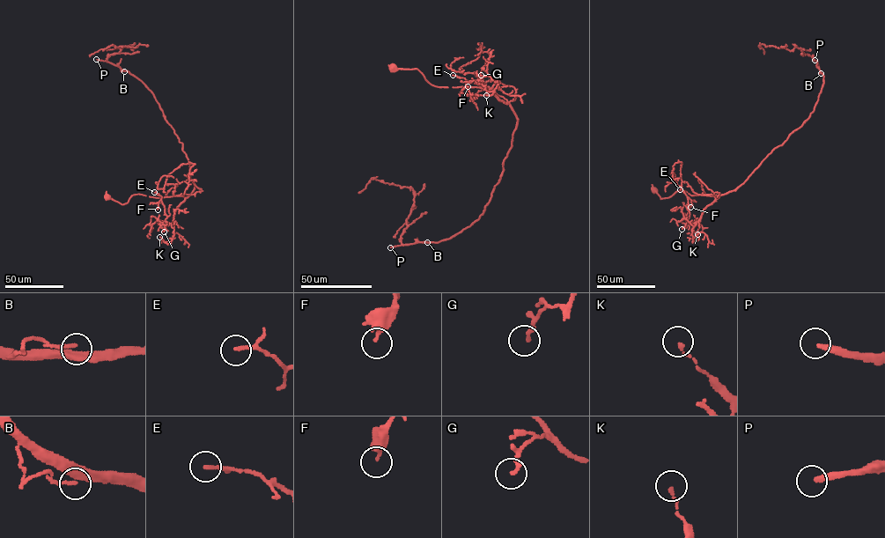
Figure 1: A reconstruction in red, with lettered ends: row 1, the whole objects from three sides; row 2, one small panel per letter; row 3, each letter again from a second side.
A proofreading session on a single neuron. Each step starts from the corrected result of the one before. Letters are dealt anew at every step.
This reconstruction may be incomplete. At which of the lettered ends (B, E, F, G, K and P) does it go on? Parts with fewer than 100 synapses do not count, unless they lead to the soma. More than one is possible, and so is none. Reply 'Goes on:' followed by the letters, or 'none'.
Goes on: P

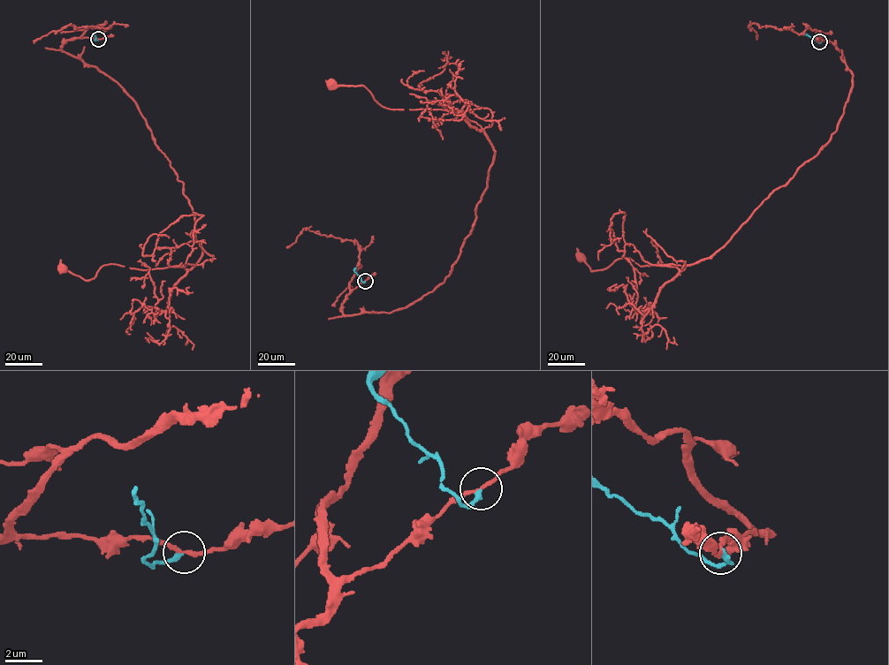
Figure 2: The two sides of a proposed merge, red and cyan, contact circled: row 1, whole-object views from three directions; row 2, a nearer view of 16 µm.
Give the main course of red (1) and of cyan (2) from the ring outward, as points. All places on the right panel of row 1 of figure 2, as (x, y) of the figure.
1: (819, 41), (835, 44), (853, 76), (838, 127), (725, 245), (681, 266), (626, 257), (592, 271), (581, 259)
2: (819, 41), (804, 34)

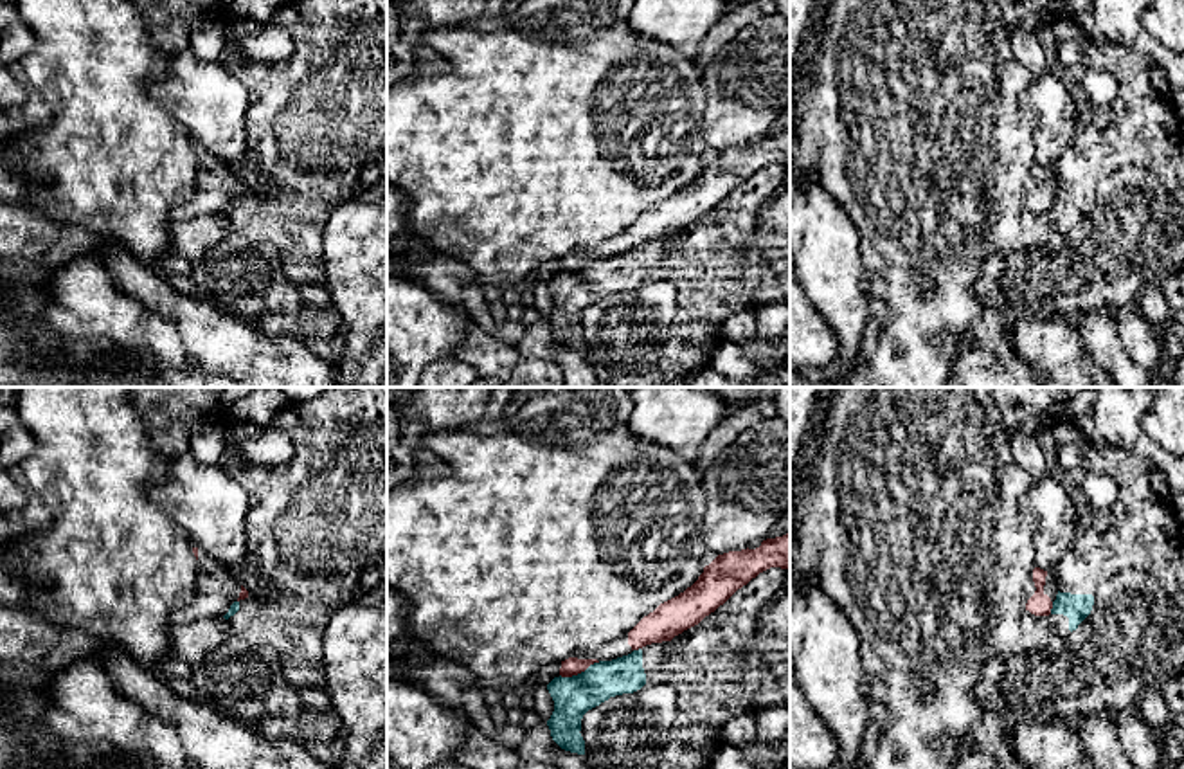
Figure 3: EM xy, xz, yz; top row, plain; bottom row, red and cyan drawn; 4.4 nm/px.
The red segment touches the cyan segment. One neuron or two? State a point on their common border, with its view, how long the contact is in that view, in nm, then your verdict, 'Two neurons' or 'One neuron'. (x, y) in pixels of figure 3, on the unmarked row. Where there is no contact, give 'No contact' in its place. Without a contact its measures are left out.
Touches red at xz (580, 269). Shared border 200 nm. Two neurons

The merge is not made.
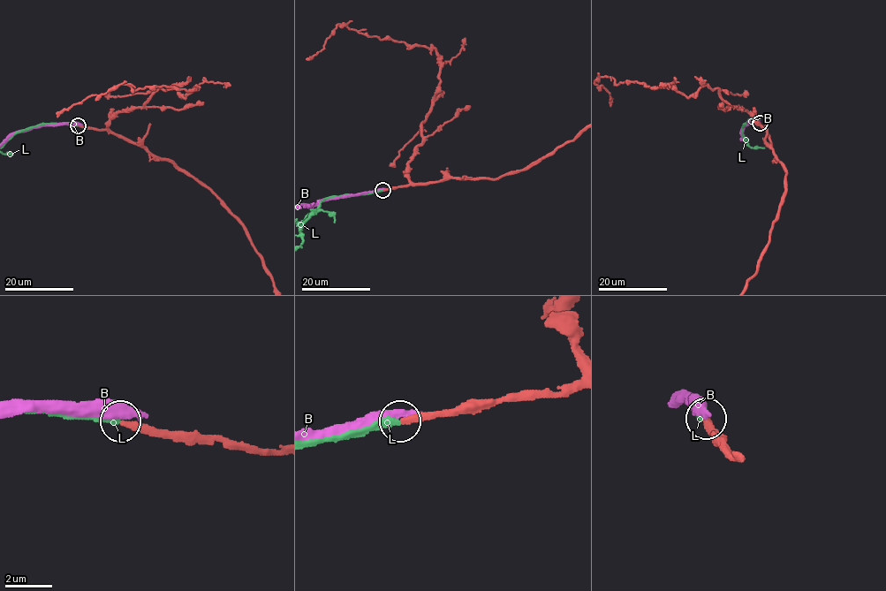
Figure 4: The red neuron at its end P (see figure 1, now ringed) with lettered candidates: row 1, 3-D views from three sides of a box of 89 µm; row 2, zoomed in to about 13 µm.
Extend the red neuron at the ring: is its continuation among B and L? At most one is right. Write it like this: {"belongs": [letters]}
{"belongs": ["L"]}

